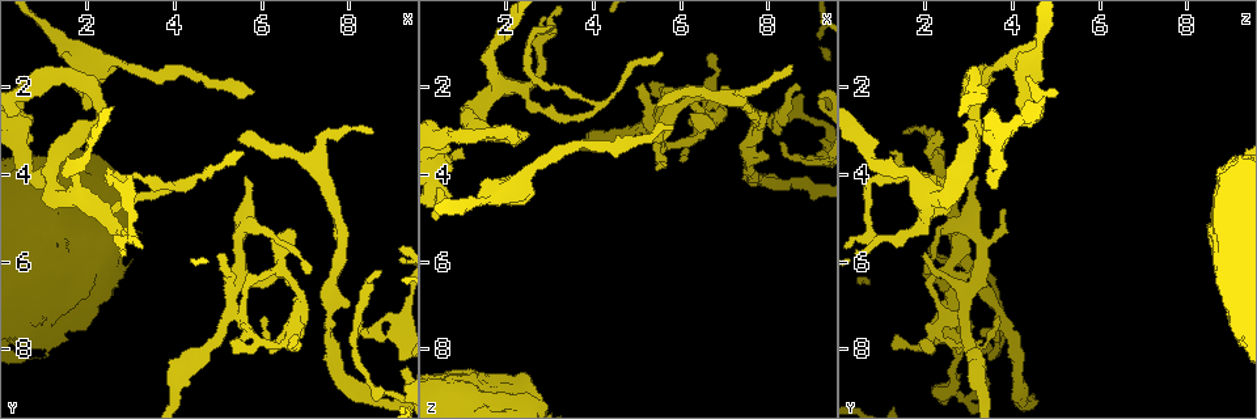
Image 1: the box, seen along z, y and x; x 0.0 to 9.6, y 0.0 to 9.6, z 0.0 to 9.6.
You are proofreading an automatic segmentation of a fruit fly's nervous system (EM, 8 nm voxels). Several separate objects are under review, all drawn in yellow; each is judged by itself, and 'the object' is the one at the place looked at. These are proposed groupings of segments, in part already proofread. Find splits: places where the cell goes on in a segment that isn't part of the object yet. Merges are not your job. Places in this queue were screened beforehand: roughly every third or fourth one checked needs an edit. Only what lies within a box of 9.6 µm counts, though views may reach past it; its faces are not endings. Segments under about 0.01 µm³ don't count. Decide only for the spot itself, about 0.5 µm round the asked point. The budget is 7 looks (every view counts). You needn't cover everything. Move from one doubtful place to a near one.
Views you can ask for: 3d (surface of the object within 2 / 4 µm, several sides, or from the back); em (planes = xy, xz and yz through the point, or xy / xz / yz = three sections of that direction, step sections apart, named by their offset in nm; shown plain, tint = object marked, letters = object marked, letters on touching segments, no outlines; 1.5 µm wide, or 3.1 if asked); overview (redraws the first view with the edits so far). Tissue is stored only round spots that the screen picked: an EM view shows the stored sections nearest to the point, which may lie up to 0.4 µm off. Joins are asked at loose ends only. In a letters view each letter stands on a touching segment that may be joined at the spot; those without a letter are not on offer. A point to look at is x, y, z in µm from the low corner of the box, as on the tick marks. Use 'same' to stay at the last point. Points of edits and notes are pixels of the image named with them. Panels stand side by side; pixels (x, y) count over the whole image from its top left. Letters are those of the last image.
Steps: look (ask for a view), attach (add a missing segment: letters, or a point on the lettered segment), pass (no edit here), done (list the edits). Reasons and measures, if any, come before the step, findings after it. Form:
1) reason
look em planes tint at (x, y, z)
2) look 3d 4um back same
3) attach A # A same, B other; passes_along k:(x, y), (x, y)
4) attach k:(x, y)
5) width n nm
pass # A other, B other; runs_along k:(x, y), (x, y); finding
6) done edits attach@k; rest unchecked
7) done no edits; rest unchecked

free end
look em yz step 8 letters at (8.70, 6.20, 2.00)

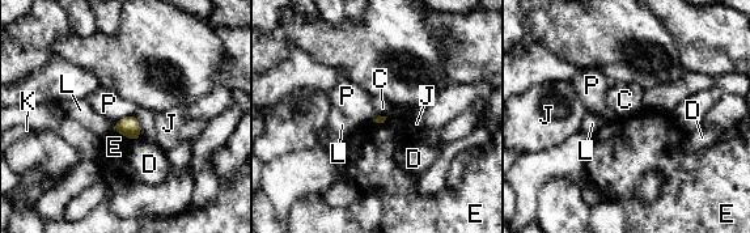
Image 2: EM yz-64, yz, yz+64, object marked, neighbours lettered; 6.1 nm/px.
longest_contact P 150 nm
pass # C other, D other, E other, J other, K other, L other, P other; border 2:(135, 114), (122, 117), (114, 125); none of them fits

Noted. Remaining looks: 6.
free end
look em yz step 8 letters at (8.55, 3.05, 1.45)

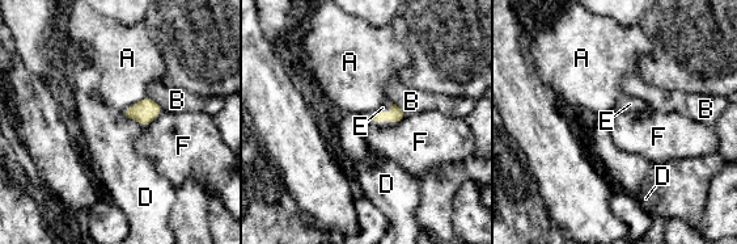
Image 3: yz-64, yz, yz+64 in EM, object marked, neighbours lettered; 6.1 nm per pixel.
longest_contact D 140 nm
attach E # A other, B other, D other, E same, F other; passes_along 3:(397, 114), (389, 113), (386, 106); it goes on there

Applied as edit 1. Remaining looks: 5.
free end
look 3d 2um at (5.45, 3.20, 2.45)

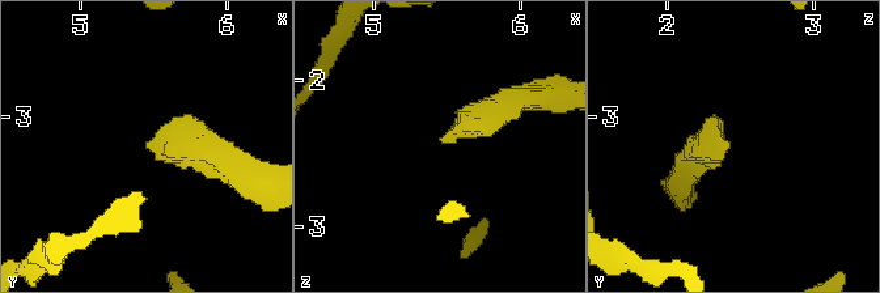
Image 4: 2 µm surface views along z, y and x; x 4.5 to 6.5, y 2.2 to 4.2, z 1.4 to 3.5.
now the EM
look em xy step 4 tint at (5.50, 3.20, 2.42)

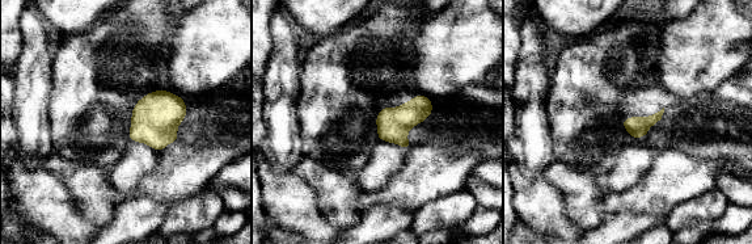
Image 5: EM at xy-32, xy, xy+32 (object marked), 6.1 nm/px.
look em planes letters same

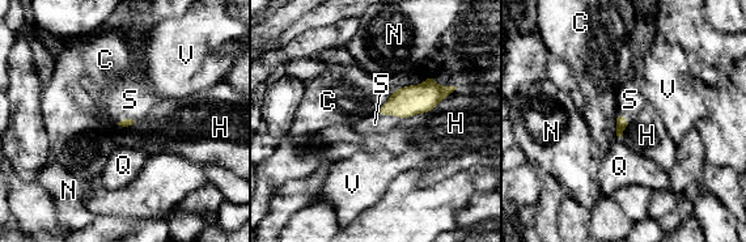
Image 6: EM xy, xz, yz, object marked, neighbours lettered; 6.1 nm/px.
attach S # C other, H other, N other, Q other, S same, V other; passes_along 6:(407, 101), (389, 114), (374, 123); the cell continues

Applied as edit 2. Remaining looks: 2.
done edits attach@3, attach@6; rest unchecked

